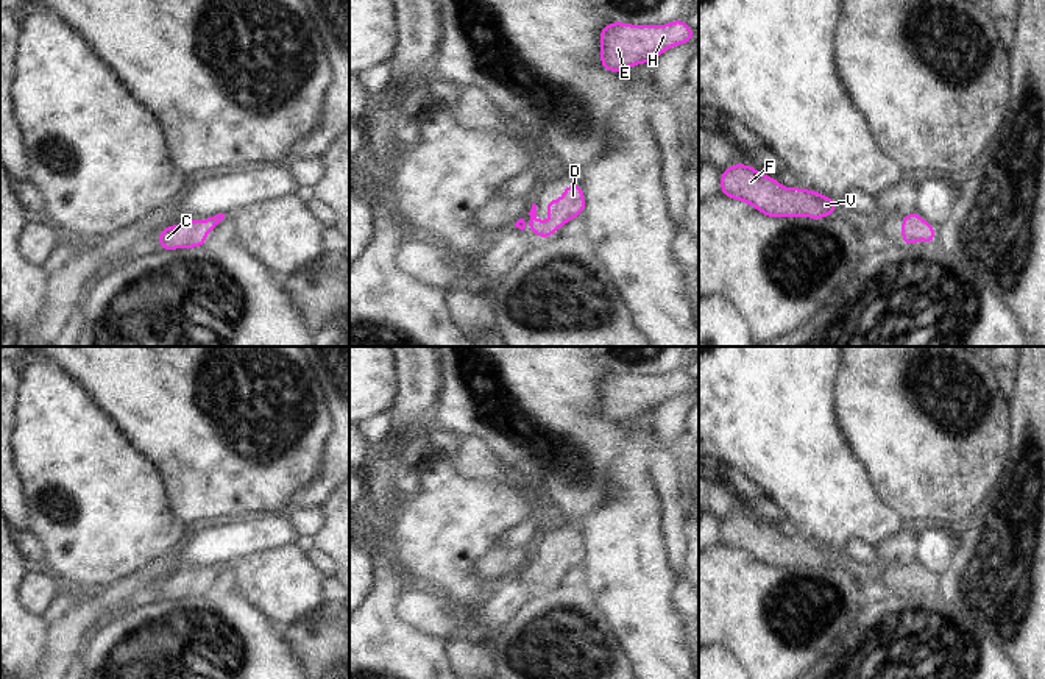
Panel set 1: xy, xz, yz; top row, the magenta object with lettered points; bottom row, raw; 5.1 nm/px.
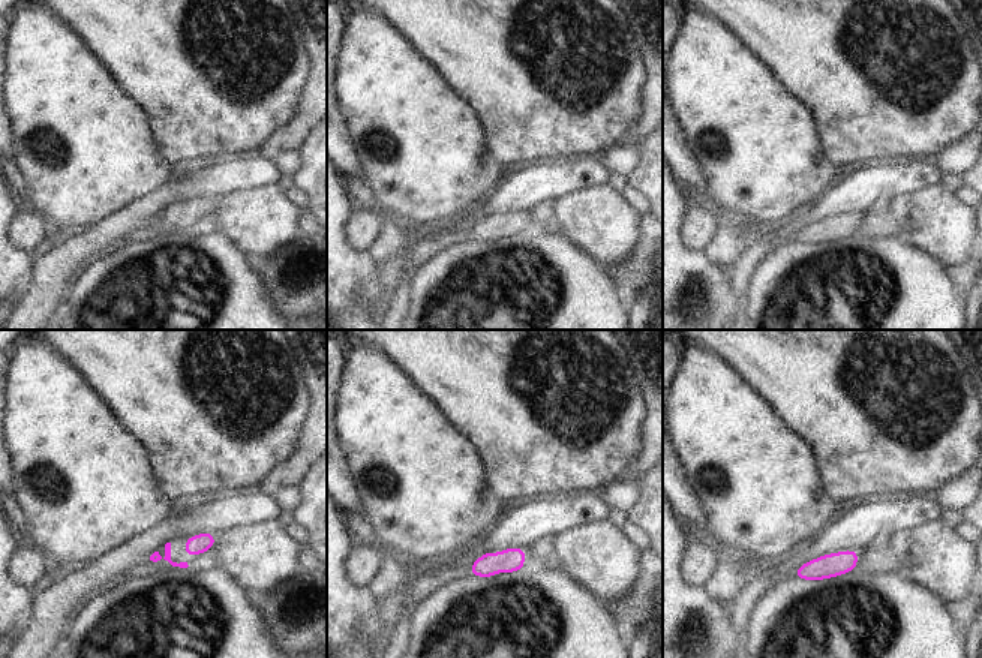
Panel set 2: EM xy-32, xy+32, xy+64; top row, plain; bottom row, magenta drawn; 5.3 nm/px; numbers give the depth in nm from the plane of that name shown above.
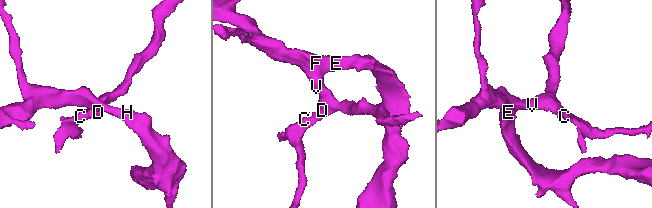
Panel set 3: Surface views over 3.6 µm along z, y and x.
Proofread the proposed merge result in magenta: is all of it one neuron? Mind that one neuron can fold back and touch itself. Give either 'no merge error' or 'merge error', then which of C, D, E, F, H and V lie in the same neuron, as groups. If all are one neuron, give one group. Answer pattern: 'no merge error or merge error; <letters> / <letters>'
no merge error; C D E F H V

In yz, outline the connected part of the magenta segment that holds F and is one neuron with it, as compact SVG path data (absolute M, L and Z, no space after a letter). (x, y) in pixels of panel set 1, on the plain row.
M741 512L721 521L721 543L741 549L772 568L827 568L838 557L838 551L824 543L800 535L788 539L775 528Z

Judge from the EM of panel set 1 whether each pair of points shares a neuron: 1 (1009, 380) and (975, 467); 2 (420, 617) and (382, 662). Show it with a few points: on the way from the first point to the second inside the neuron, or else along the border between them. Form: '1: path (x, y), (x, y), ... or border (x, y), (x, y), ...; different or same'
1: border (988, 362), (1011, 401); different
2: border (400, 592), (393, 614), (429, 637), (445, 642); different

